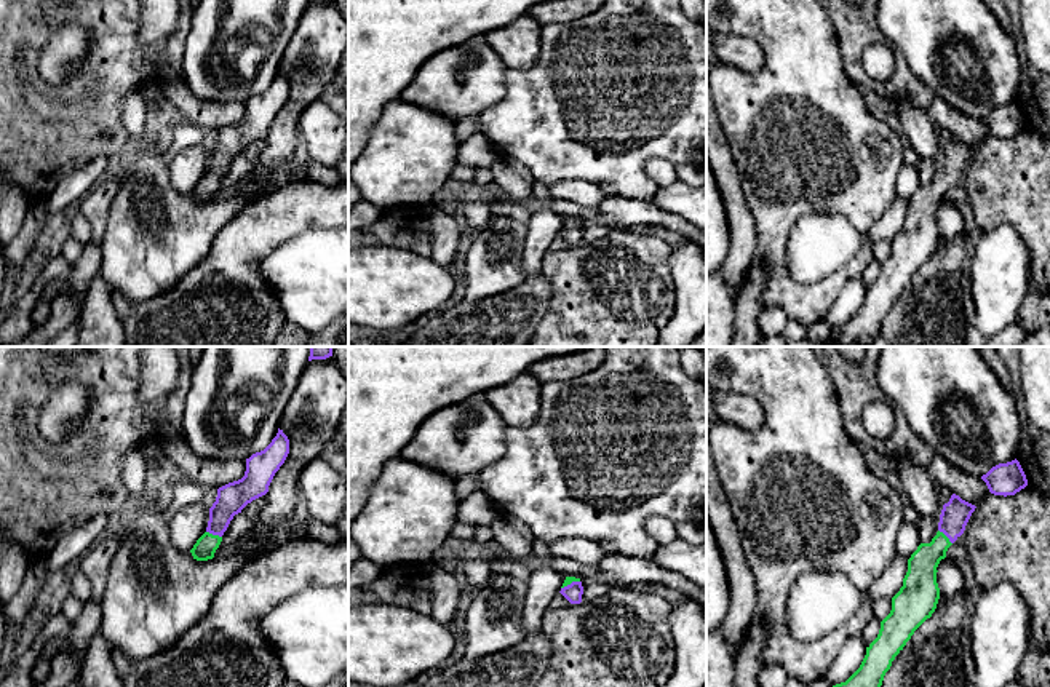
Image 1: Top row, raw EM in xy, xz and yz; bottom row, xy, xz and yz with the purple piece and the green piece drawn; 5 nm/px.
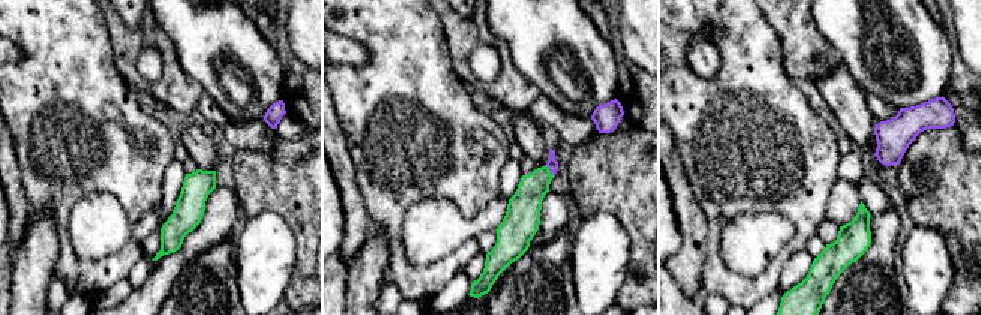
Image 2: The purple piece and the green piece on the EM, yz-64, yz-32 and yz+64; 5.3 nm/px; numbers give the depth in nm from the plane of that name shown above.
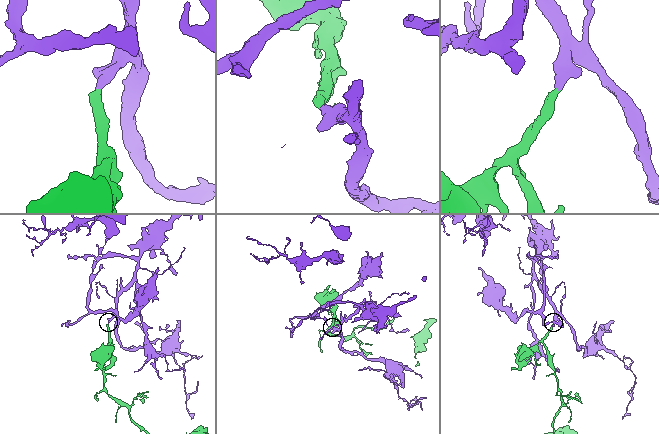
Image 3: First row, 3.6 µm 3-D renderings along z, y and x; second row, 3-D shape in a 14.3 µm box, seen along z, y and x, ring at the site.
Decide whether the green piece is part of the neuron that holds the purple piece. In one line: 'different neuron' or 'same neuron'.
same neuron

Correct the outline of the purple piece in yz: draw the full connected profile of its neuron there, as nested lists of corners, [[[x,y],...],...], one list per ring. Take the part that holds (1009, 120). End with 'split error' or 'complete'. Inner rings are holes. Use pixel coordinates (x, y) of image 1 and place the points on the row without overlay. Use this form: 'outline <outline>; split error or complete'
outline [[[1016,101],[992,109],[981,121],[991,136],[1004,139],[1015,137],[1028,128],[1026,117]]]; complete

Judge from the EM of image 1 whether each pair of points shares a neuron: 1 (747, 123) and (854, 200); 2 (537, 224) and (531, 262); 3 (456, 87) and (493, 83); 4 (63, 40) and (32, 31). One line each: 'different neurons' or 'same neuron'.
1: same neuron
2: same neuron
3: same neuron
4: different neurons

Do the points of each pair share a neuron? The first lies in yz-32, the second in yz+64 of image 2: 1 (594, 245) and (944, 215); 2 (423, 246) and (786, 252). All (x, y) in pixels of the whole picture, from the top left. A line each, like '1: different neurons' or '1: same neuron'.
1: different neurons
2: different neurons

